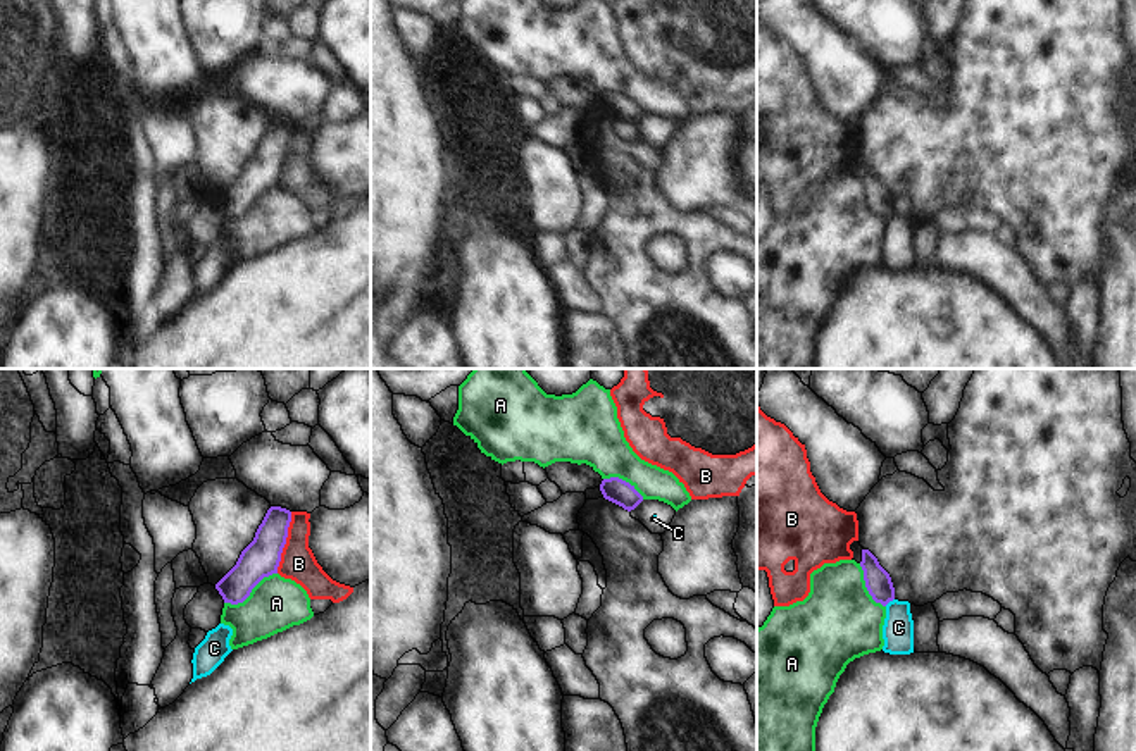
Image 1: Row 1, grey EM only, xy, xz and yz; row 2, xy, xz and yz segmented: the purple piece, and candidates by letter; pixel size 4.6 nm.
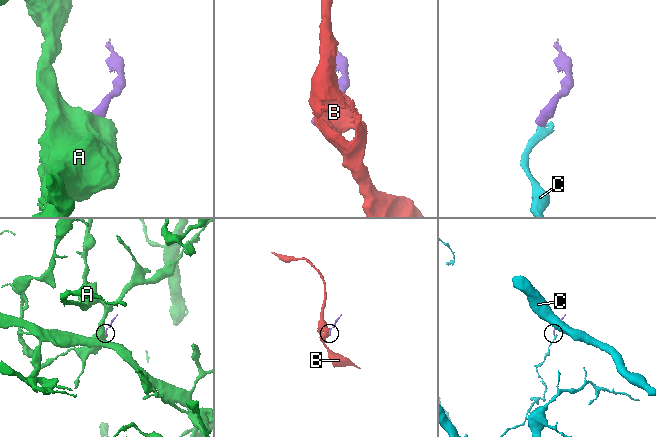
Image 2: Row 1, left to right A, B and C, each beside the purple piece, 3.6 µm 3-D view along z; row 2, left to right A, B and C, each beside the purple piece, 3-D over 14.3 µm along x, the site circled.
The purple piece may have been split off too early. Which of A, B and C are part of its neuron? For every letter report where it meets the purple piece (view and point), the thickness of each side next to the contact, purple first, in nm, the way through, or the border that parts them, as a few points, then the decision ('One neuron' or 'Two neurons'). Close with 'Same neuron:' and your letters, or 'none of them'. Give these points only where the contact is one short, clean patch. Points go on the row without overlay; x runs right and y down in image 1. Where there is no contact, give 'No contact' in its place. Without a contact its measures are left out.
A: Touches purple at xy (250, 205). Thickness 180 nm (purple) against 260 nm. Boundary: xy (276, 186), (264, 192), (242, 216), (224, 217). Two neurons
B: Touches purple at xy (285, 157). Thickness 180 nm (purple) against 160 nm. Boundary: xy (292, 126), (287, 157), (276, 186). Two neurons
C: Touches purple at yz (888, 216). Thickness 120 nm (purple) against 140 nm. Boundary: yz (893, 212), (885, 219). Two neurons
Same neuron: none of them.

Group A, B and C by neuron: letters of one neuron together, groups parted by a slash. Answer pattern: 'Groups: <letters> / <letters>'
Groups: A / B / C.

